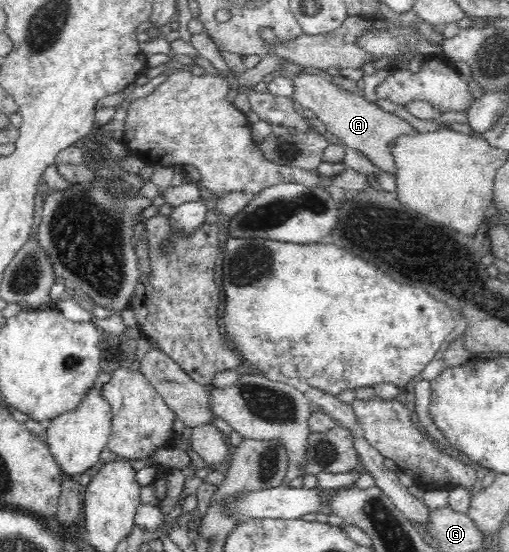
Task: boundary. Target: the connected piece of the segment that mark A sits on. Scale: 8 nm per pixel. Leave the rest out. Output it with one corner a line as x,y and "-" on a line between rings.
308,73
290,78
295,86
291,100
313,111
317,117
316,123
325,133
345,147
351,146
363,152
382,171
395,174
397,166
391,147
399,137
417,134
417,129
413,129
398,116
377,107
377,104
365,100
360,92
343,90
341,85
333,84
331,80

